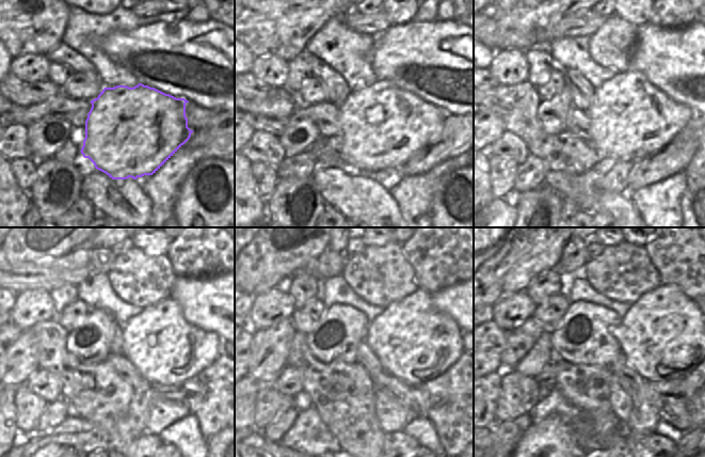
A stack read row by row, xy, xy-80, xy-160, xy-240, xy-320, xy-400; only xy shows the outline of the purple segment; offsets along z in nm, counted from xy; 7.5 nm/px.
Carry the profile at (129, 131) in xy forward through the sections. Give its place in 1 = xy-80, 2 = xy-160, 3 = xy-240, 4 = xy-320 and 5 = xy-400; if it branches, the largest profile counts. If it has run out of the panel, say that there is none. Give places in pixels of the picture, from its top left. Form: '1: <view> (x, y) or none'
1: xy-80 (382, 126)
2: xy-160 (630, 119)
3: xy-240 (166, 349)
4: xy-320 (415, 342)
5: xy-400 (662, 335)

